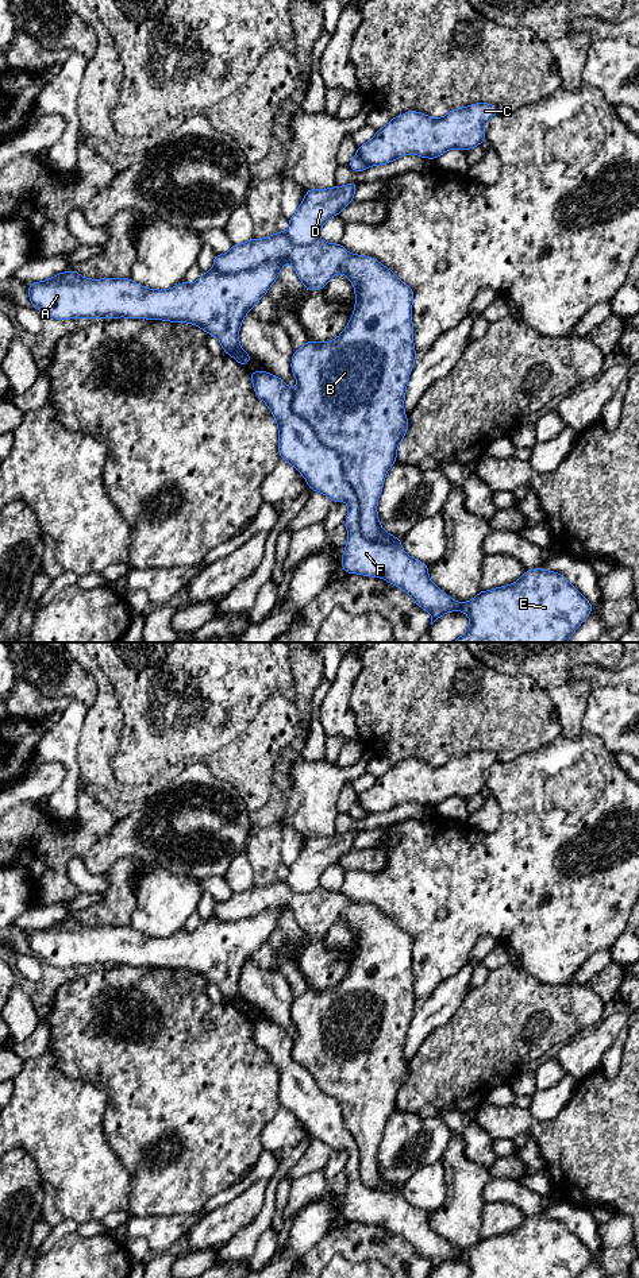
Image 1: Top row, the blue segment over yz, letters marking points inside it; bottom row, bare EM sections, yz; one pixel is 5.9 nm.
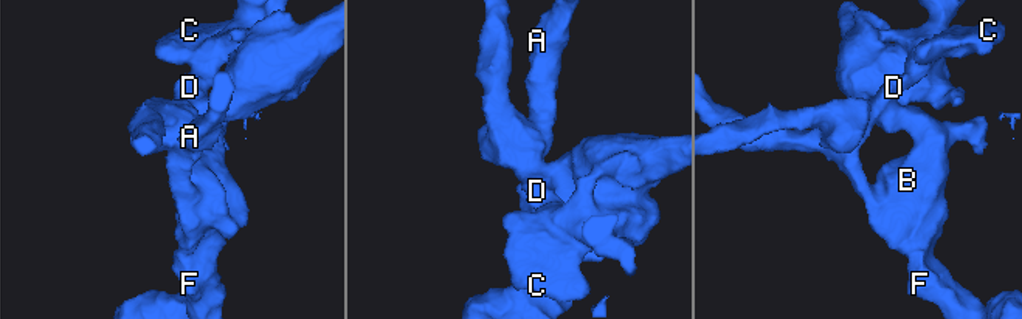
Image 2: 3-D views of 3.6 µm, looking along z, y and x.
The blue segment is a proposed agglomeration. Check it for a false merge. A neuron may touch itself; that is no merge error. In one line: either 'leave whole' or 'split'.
split

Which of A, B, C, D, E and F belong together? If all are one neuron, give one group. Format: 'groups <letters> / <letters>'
groups A D E F / B C

